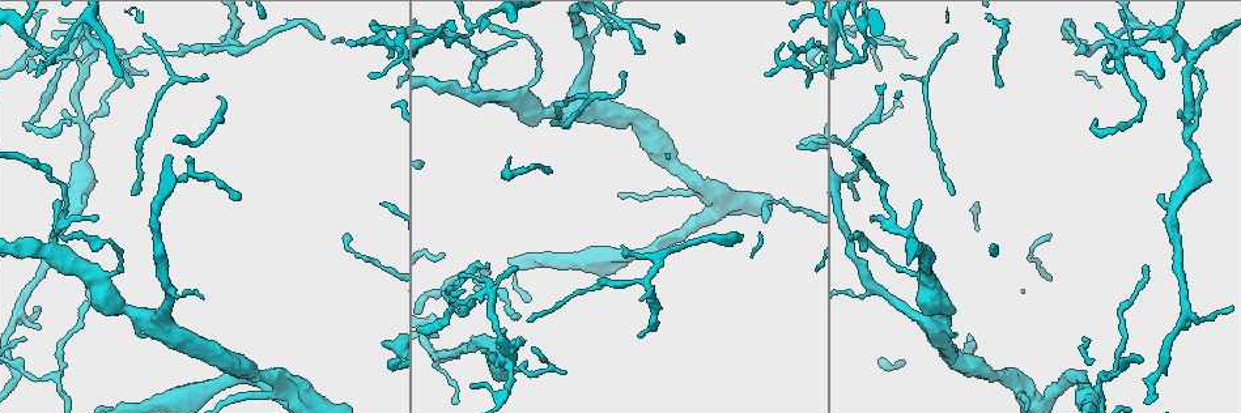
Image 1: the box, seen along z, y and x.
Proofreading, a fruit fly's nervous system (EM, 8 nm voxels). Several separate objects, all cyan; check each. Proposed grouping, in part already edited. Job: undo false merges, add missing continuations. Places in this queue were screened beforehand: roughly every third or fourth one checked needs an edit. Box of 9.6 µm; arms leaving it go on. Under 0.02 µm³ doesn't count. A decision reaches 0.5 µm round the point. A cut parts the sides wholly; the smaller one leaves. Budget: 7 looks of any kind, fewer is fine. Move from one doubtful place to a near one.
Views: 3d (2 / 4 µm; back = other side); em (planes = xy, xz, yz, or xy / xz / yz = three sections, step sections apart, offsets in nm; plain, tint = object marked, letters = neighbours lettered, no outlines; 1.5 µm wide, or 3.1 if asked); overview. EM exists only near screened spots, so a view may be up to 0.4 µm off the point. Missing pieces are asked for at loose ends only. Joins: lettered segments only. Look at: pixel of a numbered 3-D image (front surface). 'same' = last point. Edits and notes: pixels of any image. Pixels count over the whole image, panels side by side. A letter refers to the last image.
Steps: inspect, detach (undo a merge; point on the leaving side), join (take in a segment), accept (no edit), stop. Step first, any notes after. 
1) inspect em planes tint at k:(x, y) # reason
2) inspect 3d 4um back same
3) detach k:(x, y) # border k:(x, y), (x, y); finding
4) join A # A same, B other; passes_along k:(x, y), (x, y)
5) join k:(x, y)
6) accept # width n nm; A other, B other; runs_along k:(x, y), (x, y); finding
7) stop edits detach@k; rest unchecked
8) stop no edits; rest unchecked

inspect em yz step 8 tint at 1:(470, 29) # sharp bend

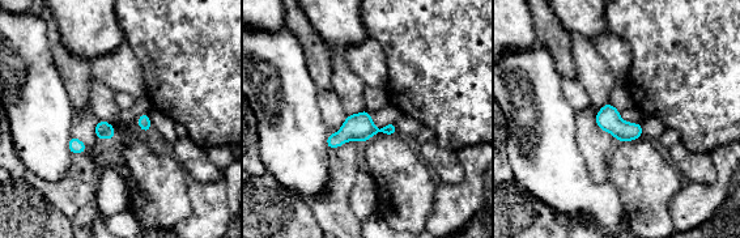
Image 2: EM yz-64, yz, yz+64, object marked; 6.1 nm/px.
inspect em planes letters same

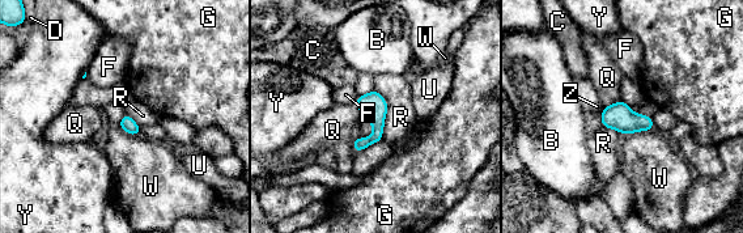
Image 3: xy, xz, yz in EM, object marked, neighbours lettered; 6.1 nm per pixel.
accept # width 90 nm; B other, C other, D other, F other, G other, Q other, R other, U other, W other, Y other, Z other; border 3:(374, 89), (386, 104), (382, 138); all the same neuron

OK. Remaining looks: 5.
inspect 3d 2um at 1:(60, 201) # free end

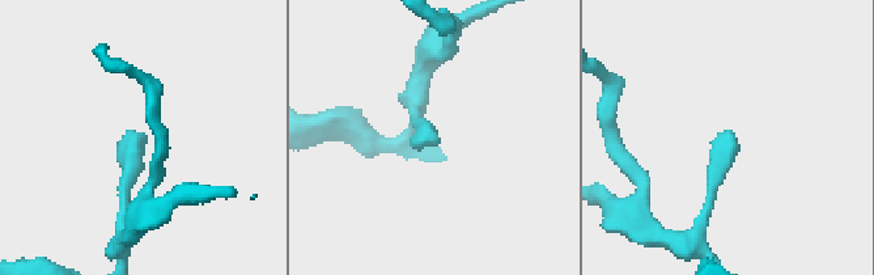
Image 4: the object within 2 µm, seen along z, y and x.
inspect em planes letters at 4:(419, 142)

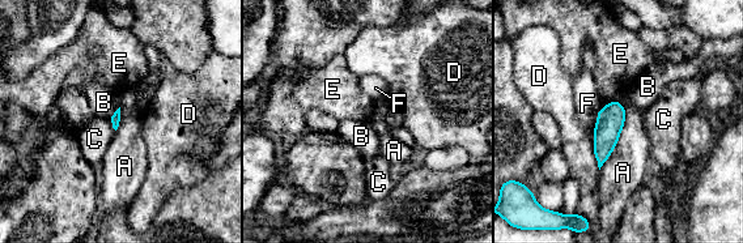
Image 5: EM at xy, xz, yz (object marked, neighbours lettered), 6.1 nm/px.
accept # longest_contact A 440 nm; A other, B other, C other, D other, E other, F other; border 5:(619, 101), (624, 126), (599, 170); none of them fits

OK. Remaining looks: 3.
inspect em planes letters at 1:(656, 30) # tapers out

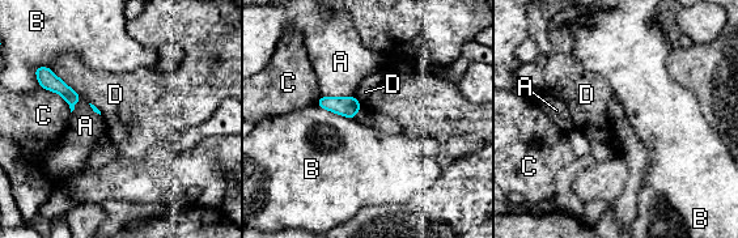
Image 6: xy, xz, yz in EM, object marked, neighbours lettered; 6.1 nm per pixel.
accept # width 130 nm; A other, B other, C other, D other; border 6:(316, 105), (353, 119); no lettered segment goes on from it

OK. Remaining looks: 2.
stop no edits; rest unchecked

